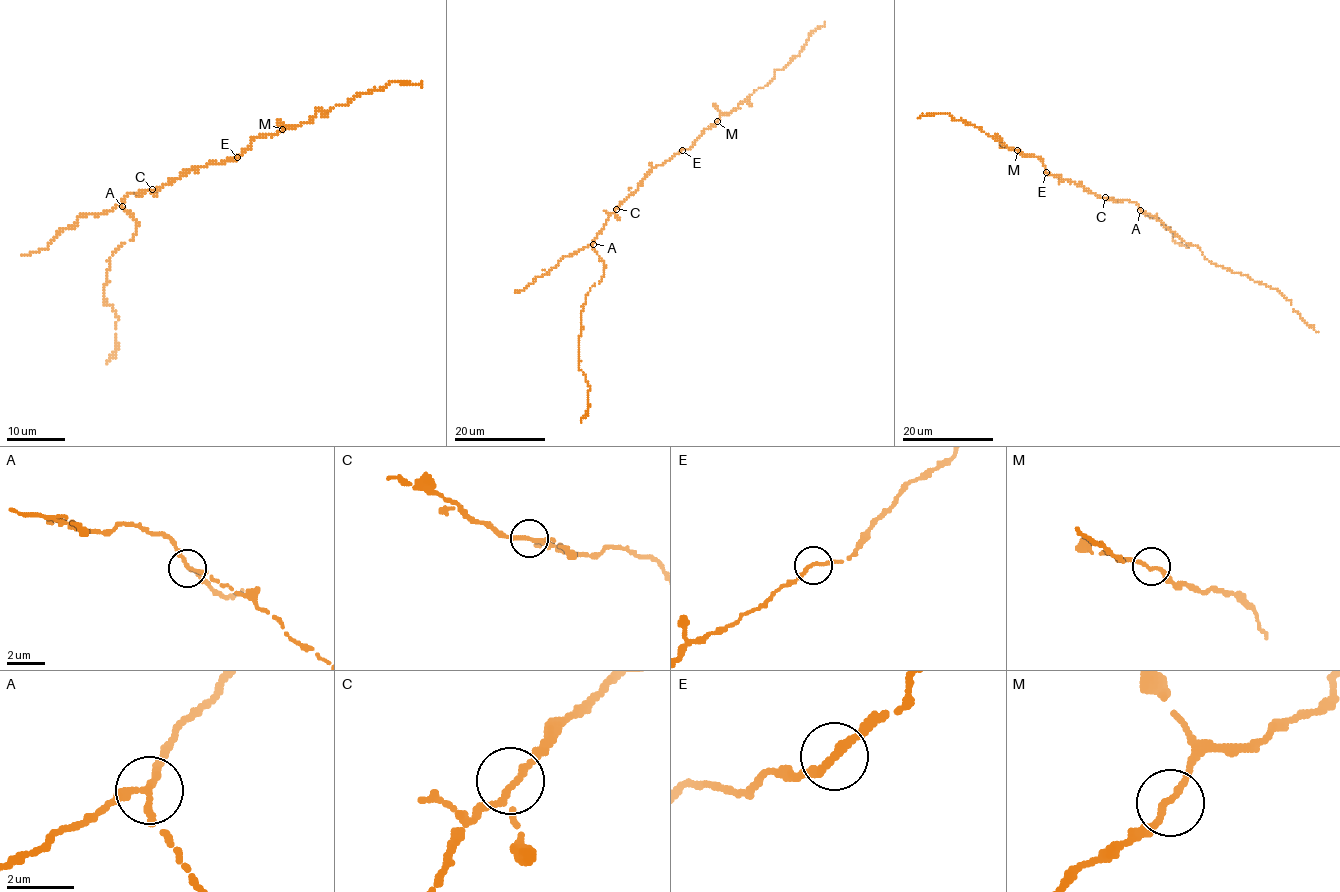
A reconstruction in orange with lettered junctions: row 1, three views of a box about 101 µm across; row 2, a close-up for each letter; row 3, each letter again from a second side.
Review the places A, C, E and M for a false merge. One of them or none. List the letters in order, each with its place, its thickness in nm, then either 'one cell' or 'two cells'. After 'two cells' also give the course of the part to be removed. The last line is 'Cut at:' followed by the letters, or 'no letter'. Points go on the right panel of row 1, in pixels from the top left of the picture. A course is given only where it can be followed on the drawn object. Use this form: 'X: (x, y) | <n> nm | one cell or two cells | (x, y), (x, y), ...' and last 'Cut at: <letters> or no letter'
A: (1140, 210) | 190 nm | two cells | (1140, 209), (1159, 221), (1186, 244), (1198, 246), (1211, 262), (1274, 288), (1319, 332)
C: (1105, 197) | 180 nm | one cell
E: (1046, 172) | 240 nm | one cell
M: (1017, 150) | 200 nm | one cell
Cut at: A

